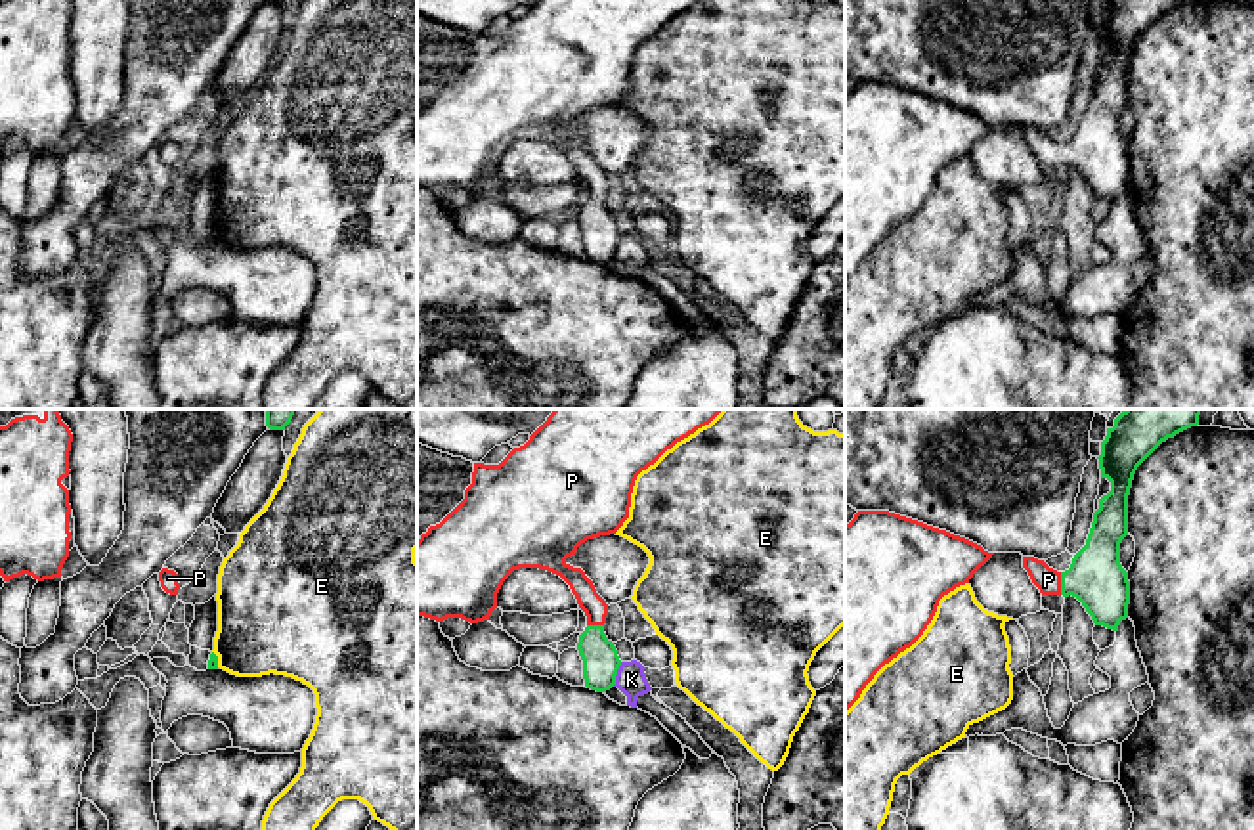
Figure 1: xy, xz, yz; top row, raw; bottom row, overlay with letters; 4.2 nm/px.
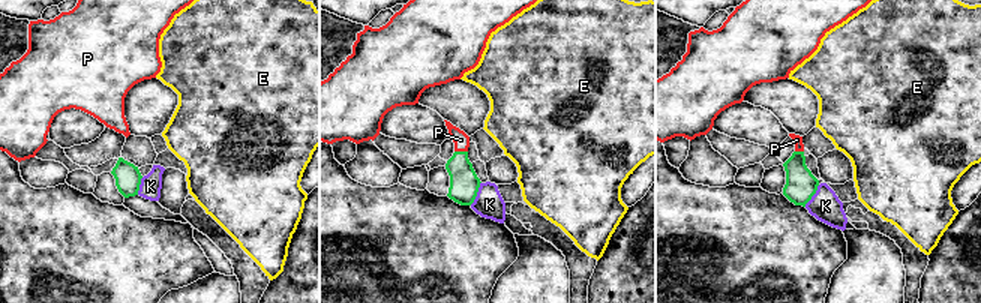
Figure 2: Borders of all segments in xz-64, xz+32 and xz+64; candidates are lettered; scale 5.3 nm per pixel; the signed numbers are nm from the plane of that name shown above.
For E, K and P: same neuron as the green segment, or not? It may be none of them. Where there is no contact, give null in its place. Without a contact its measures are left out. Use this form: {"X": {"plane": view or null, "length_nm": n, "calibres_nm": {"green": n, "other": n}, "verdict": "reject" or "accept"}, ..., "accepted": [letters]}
{"E": {"plane": "xy", "length_nm": 80, "calibres_nm": {"green": 50, "other": 400}, "verdict": "reject"}, "K": {"plane": "xz", "length_nm": 110, "calibres_nm": {"green": 160, "other": 130}, "verdict": "reject"}, "P": {"plane": "yz", "length_nm": 100, "calibres_nm": {"green": 240, "other": 110}, "verdict": "accept"}, "accepted": ["P"]}

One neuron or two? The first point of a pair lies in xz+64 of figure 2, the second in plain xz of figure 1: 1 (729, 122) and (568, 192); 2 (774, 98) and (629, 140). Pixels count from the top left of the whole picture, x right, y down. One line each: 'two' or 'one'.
1: two
2: one

